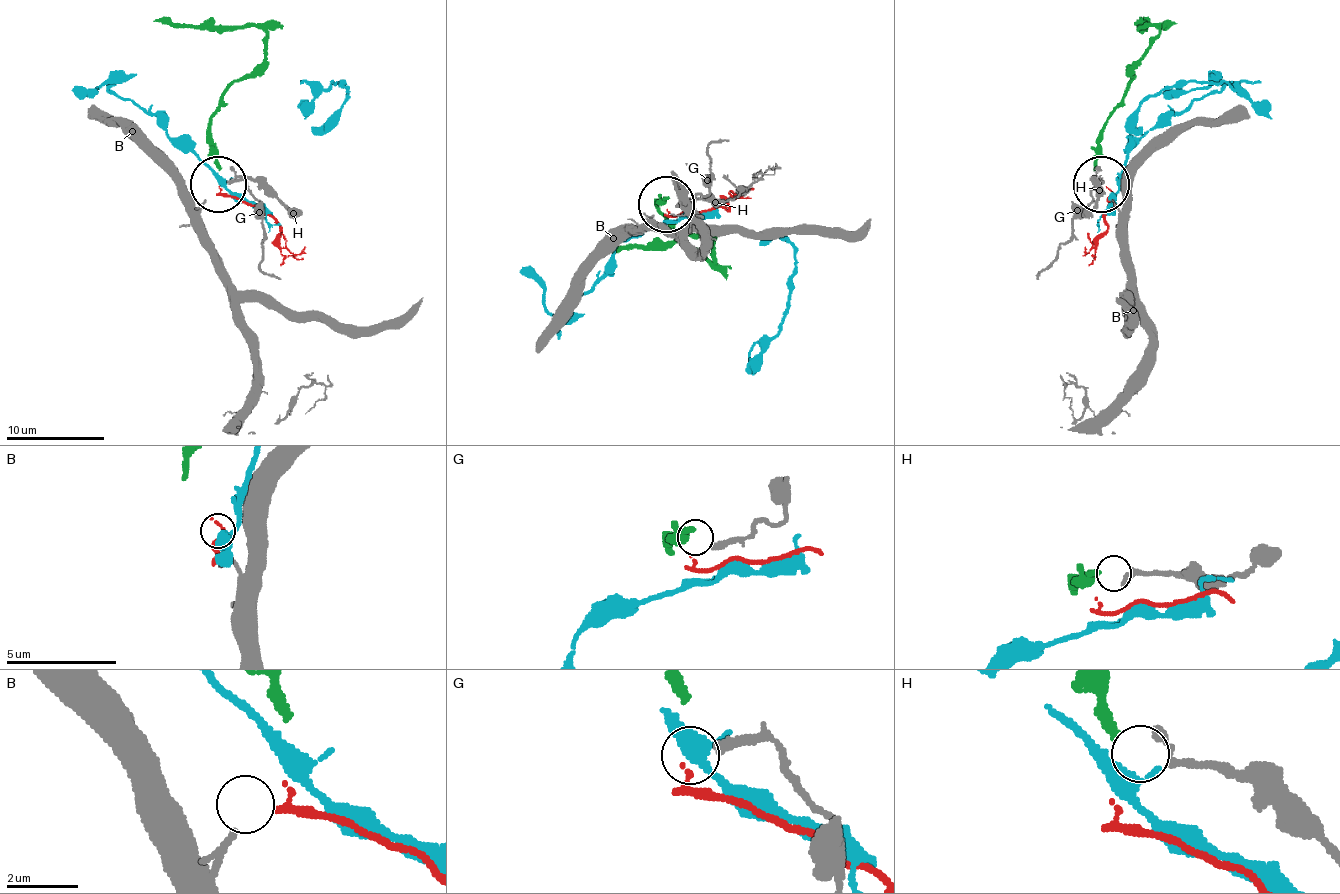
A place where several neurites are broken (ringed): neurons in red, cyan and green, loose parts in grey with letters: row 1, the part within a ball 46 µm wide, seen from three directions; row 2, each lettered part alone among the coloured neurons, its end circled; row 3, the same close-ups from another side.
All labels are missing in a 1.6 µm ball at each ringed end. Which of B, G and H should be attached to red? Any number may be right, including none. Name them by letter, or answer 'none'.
B

